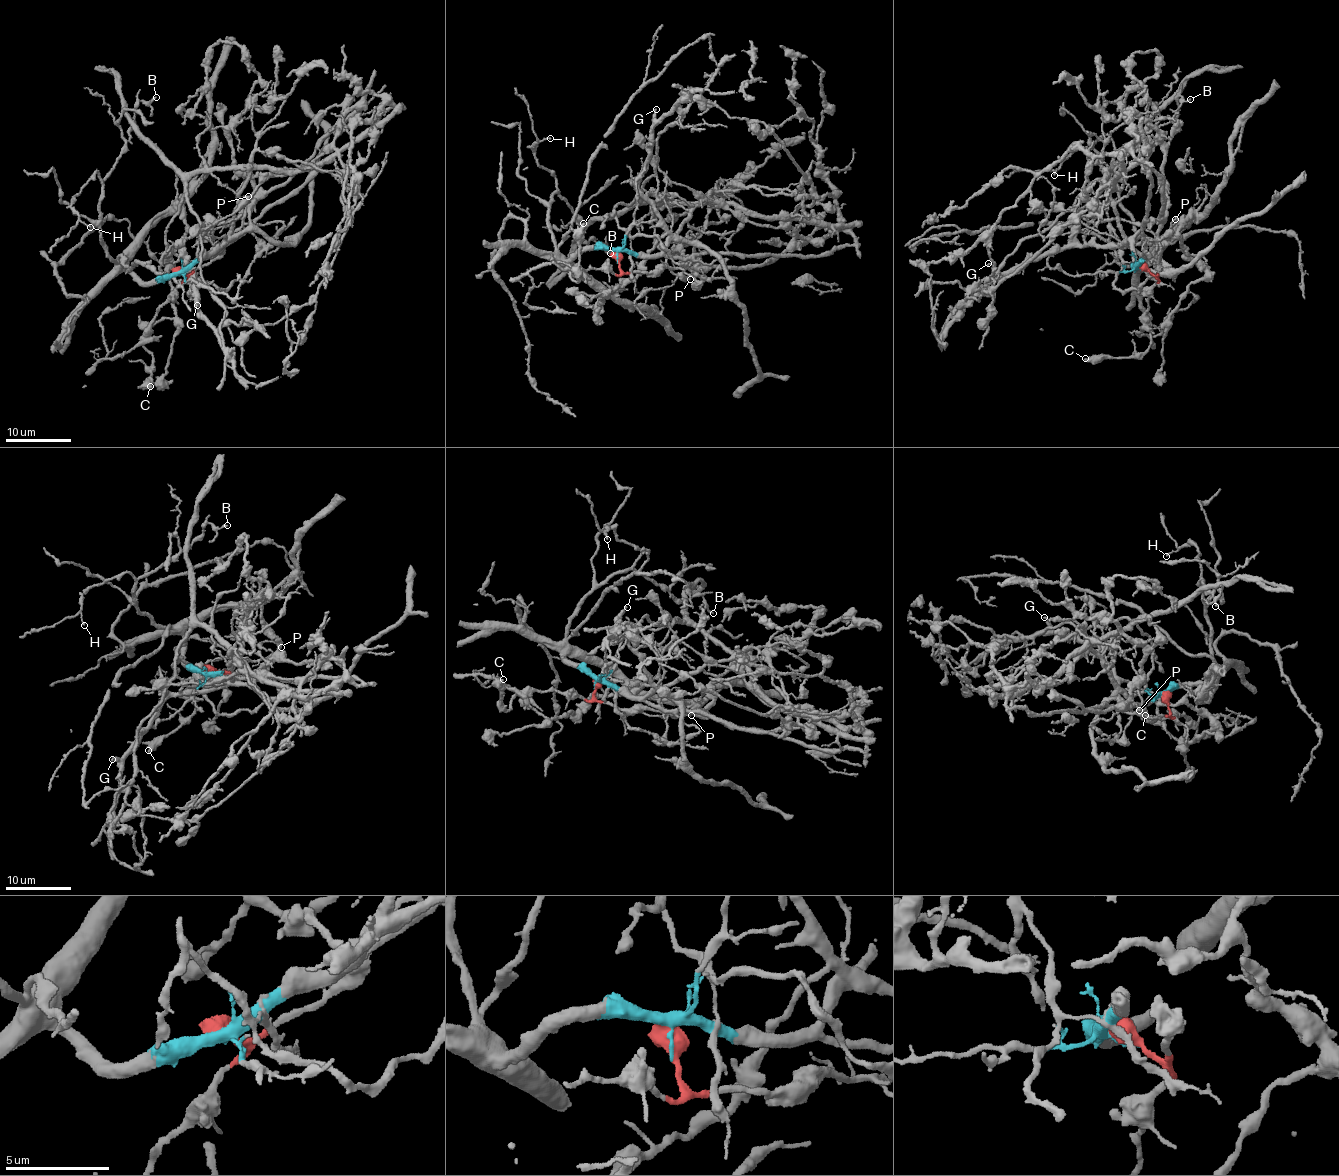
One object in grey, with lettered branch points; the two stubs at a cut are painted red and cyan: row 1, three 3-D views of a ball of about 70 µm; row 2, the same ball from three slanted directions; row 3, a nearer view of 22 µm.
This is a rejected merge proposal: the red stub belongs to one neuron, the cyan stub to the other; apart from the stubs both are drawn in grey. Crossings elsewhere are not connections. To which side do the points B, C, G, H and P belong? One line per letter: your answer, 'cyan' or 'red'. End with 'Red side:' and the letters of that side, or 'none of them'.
B: cyan
C: red
G: cyan
H: cyan
P: red
Red side: C, P

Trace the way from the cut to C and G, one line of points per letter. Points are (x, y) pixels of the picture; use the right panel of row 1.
C: (1142, 267), (1147, 268), (1157, 280), (1148, 300), (1145, 314), (1150, 343), (1144, 352), (1129, 356), (1084, 358)
G: (1142, 269), (1068, 275), (1053, 268), (1046, 256), (1024, 259), (1003, 272), (988, 263)

